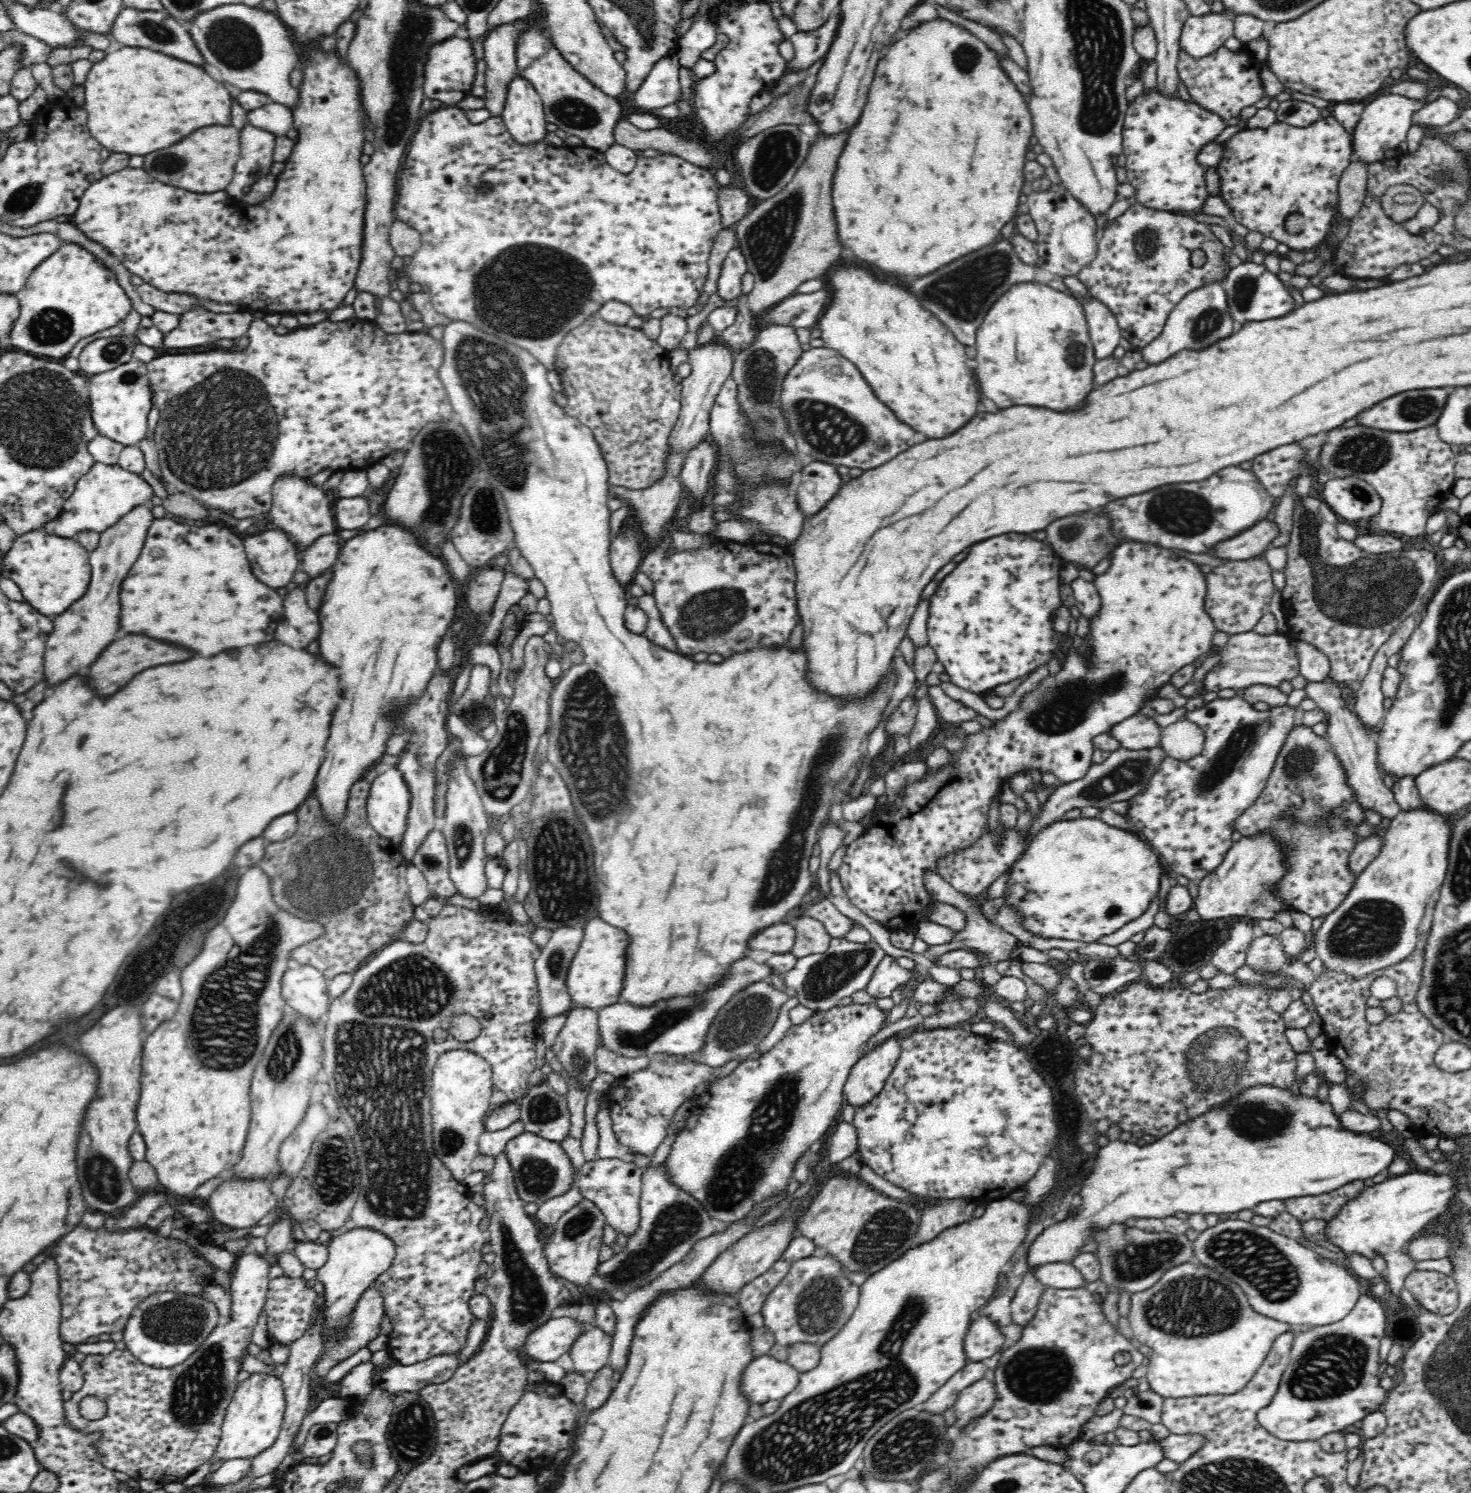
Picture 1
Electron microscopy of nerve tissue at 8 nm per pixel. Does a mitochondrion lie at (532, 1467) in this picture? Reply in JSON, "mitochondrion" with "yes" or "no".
{"mitochondrion":"no"}

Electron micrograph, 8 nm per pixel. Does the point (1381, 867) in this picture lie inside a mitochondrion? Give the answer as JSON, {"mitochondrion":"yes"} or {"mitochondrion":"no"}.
{"mitochondrion":"no"}

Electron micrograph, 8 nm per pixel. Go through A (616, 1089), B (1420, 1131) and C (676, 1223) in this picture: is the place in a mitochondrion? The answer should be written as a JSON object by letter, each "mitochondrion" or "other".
{"A":"other","B":"other","C":"mitochondrion"}

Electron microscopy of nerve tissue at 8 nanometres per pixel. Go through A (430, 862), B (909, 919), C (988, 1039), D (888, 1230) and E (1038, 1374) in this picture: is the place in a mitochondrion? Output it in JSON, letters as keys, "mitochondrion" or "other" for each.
{"A":"mitochondrion","B":"other","C":"other","D":"mitochondrion","E":"mitochondrion"}

